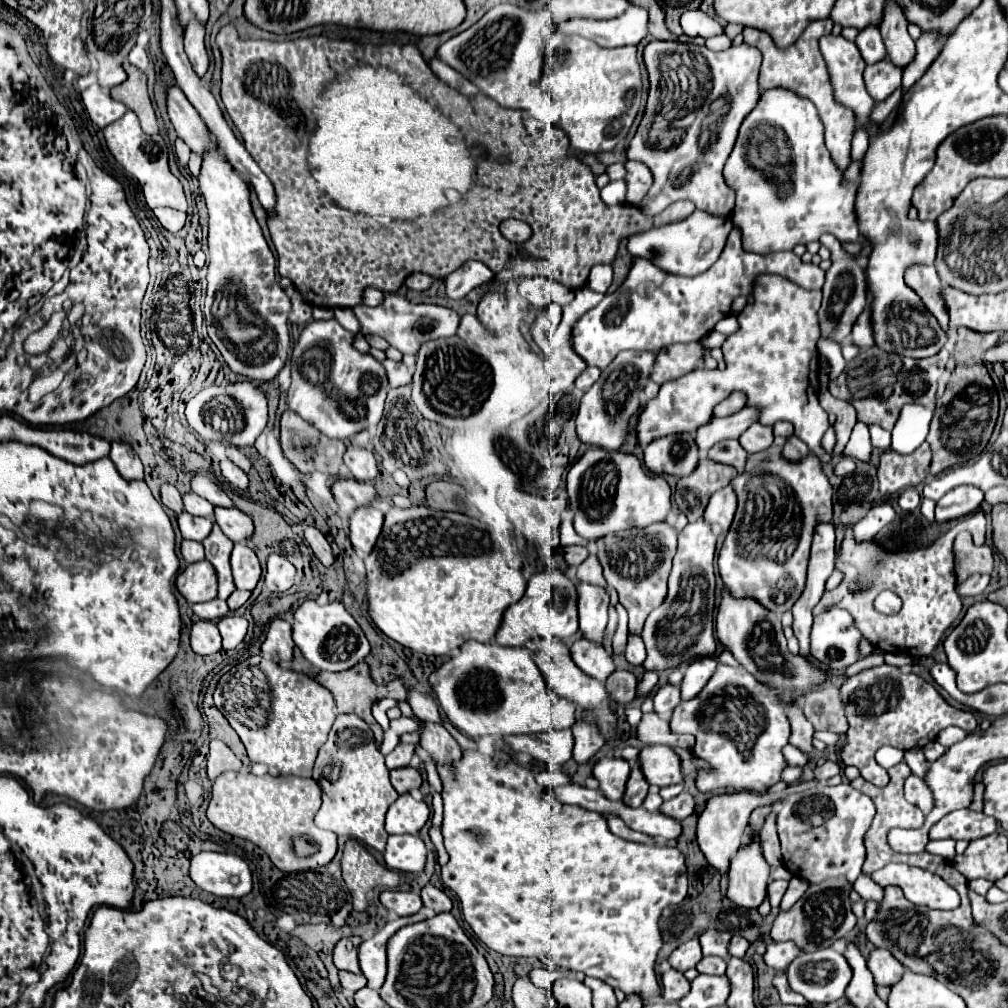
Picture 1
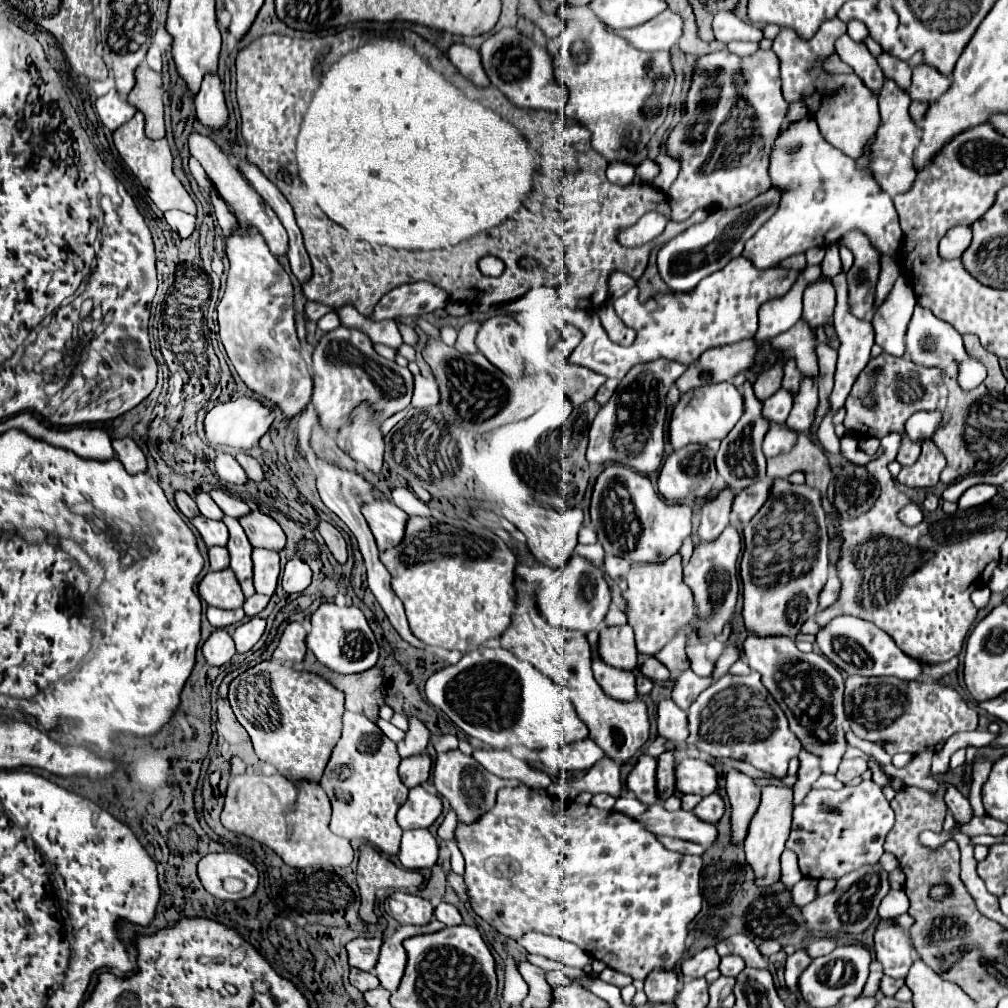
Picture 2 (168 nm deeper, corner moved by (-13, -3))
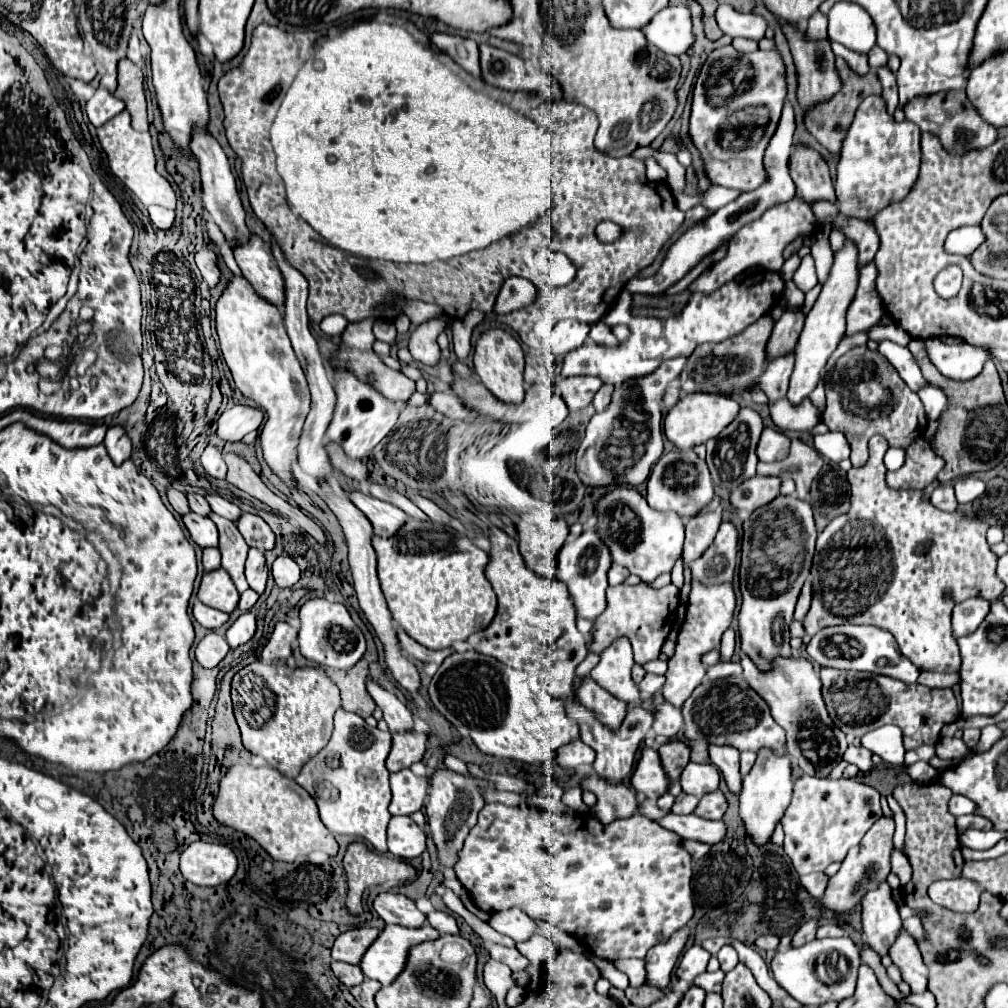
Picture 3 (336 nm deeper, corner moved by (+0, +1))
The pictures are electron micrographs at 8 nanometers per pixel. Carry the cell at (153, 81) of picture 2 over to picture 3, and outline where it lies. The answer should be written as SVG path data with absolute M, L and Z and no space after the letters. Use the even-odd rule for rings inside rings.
M124 58L118 64L118 88L114 92L126 104L126 110L132 116L134 130L148 132L148 106L144 96L144 72L140 66Z

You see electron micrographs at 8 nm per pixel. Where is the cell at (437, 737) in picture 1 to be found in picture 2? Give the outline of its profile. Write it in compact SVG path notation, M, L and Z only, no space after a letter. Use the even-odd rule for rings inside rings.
M453 750L447 754L439 754L437 762L435 762L435 770L433 770L433 786L437 788L437 792L449 800L451 810L455 810L457 820L461 824L471 824L477 822L477 818L481 818L487 810L491 810L491 806L495 804L497 792L501 788L507 786L521 786L521 780L503 780L497 778L495 774L487 772L475 758L465 756L461 750Z

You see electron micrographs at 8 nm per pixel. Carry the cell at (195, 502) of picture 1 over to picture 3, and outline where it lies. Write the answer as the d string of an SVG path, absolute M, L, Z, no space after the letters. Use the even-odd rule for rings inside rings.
M188 494L188 502L190 502L192 512L196 512L200 516L208 516L212 512L210 506L208 506L208 502L206 502L206 498L202 494Z

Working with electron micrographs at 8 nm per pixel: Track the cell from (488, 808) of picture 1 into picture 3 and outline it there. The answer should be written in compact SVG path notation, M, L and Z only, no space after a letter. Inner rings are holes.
M494 802L480 810L478 824L458 852L454 872L480 910L494 914L506 908L520 908L532 920L544 920L568 932L598 958L616 962L622 958L644 958L652 946L668 942L692 918L692 858L678 840L674 832L640 814L602 824L594 814L546 816L526 806L510 808Z

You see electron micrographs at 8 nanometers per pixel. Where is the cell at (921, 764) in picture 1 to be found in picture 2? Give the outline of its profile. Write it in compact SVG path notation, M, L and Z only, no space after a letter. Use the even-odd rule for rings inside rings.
M945 784L945 788L947 788L947 794L945 794L945 802L947 802L947 806L949 806L949 812L953 814L953 818L955 818L955 822L959 824L959 826L963 826L963 824L967 824L971 818L973 818L973 808L971 808L971 804L969 804L969 800L955 788L955 786L951 786L951 784Z

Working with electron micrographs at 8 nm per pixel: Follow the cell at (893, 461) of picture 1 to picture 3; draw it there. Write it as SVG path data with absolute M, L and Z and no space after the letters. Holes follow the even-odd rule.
M916 438L906 448L906 462L896 472L886 472L886 482L890 488L898 490L922 490L936 474L944 468L944 460L934 454L924 438Z

